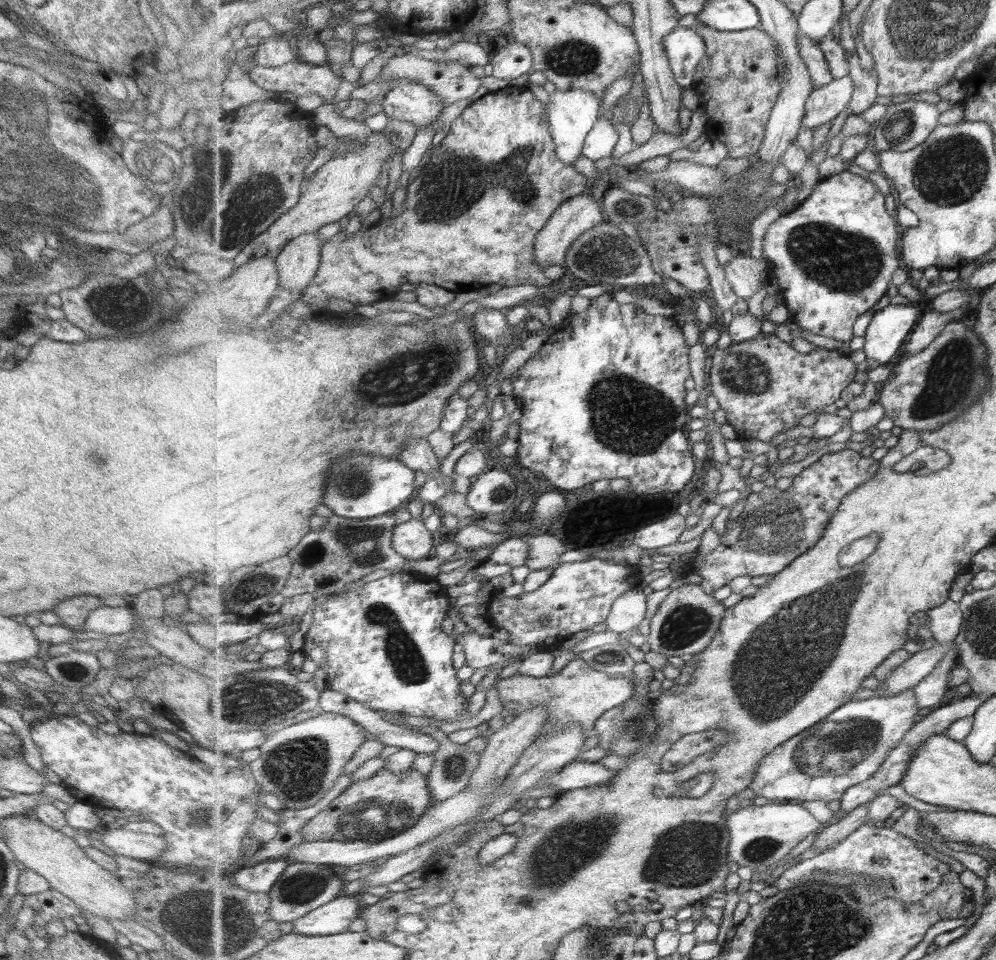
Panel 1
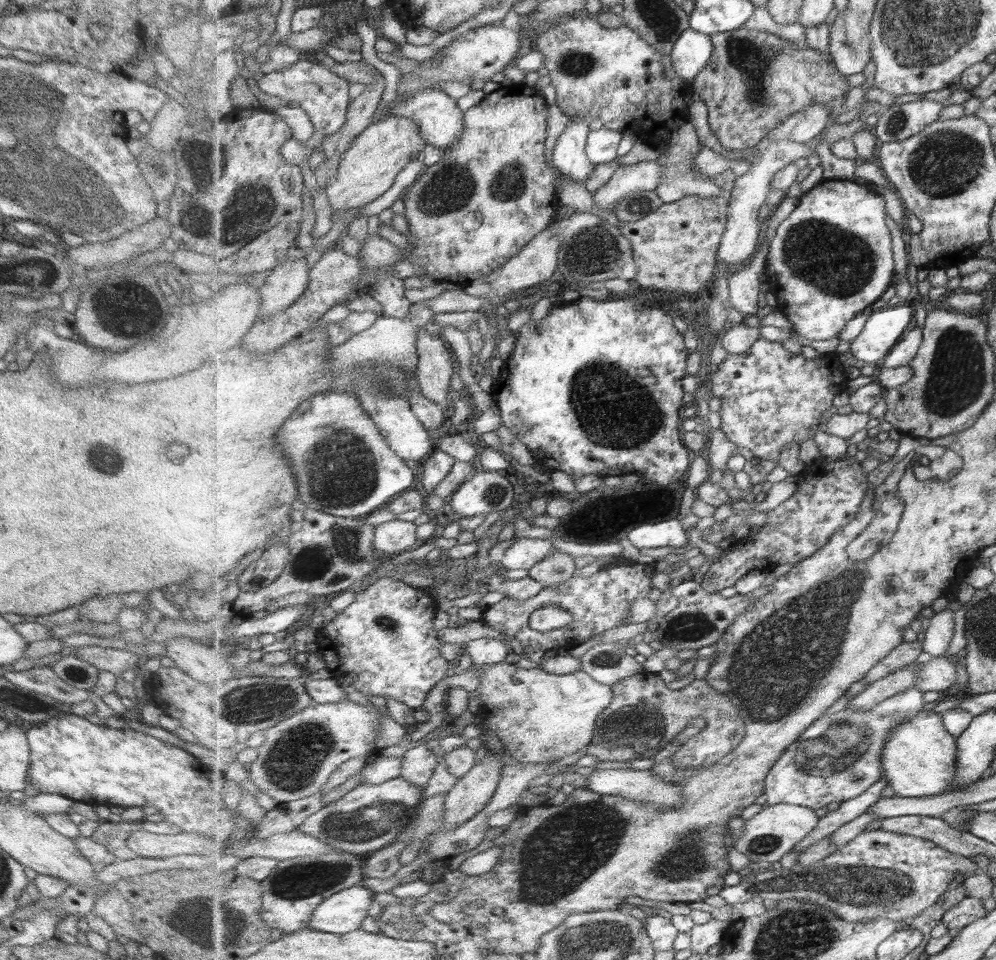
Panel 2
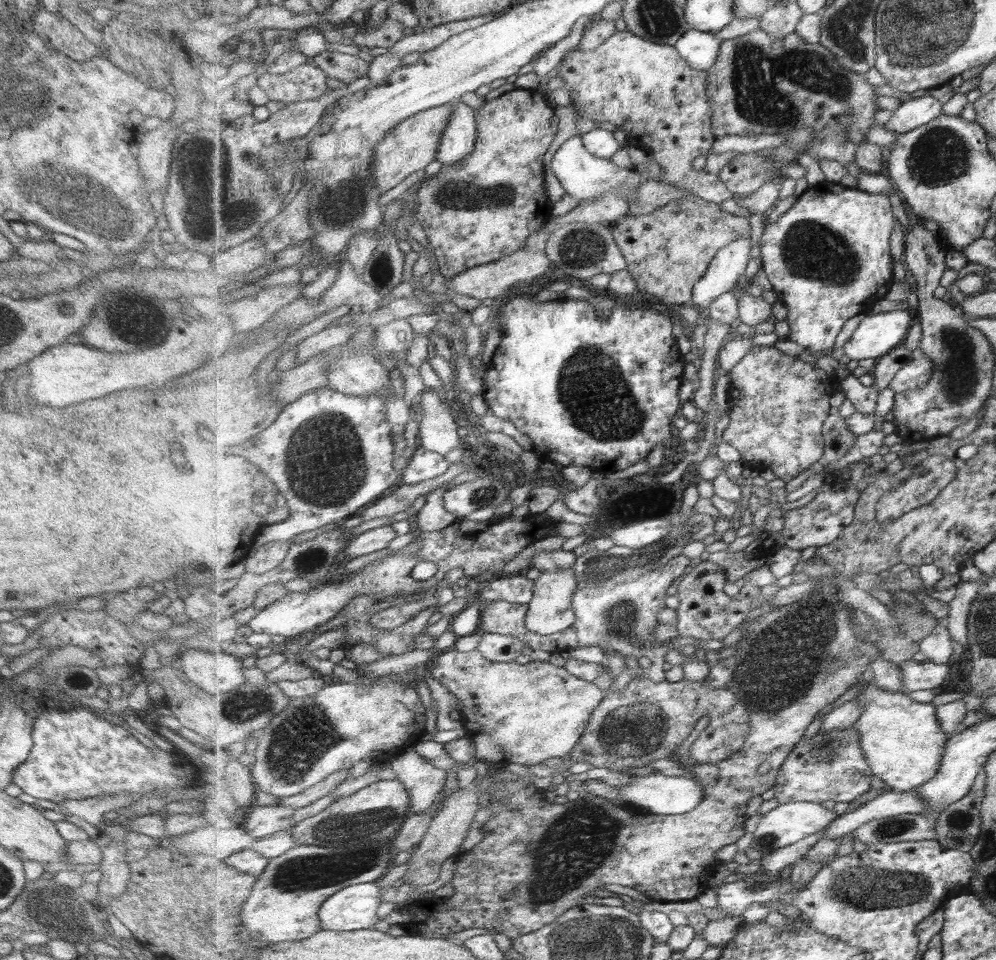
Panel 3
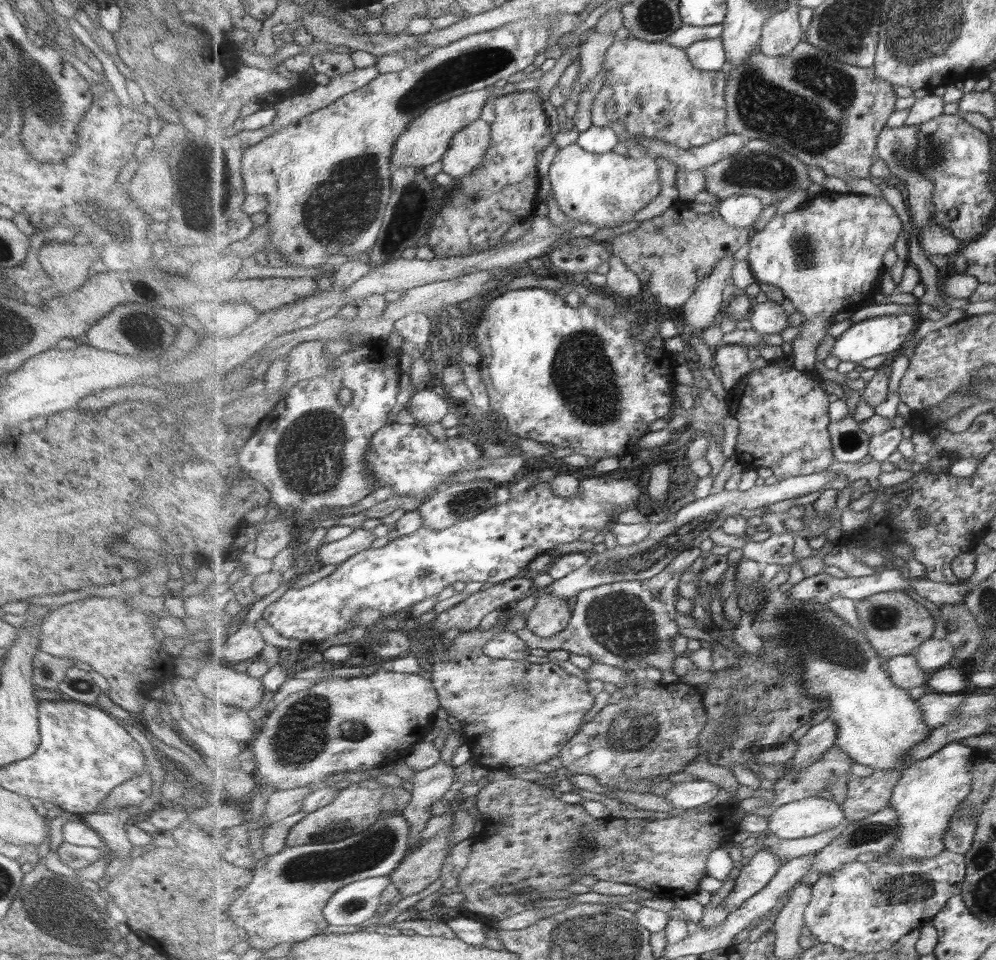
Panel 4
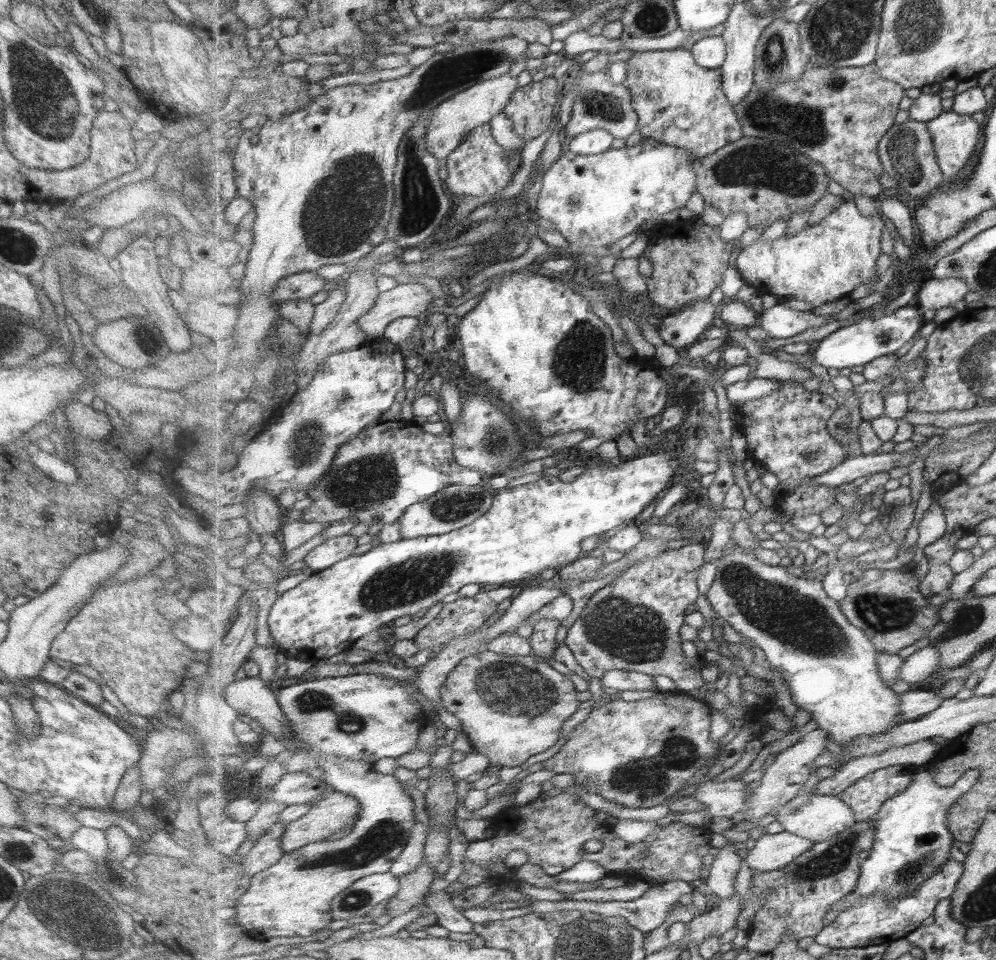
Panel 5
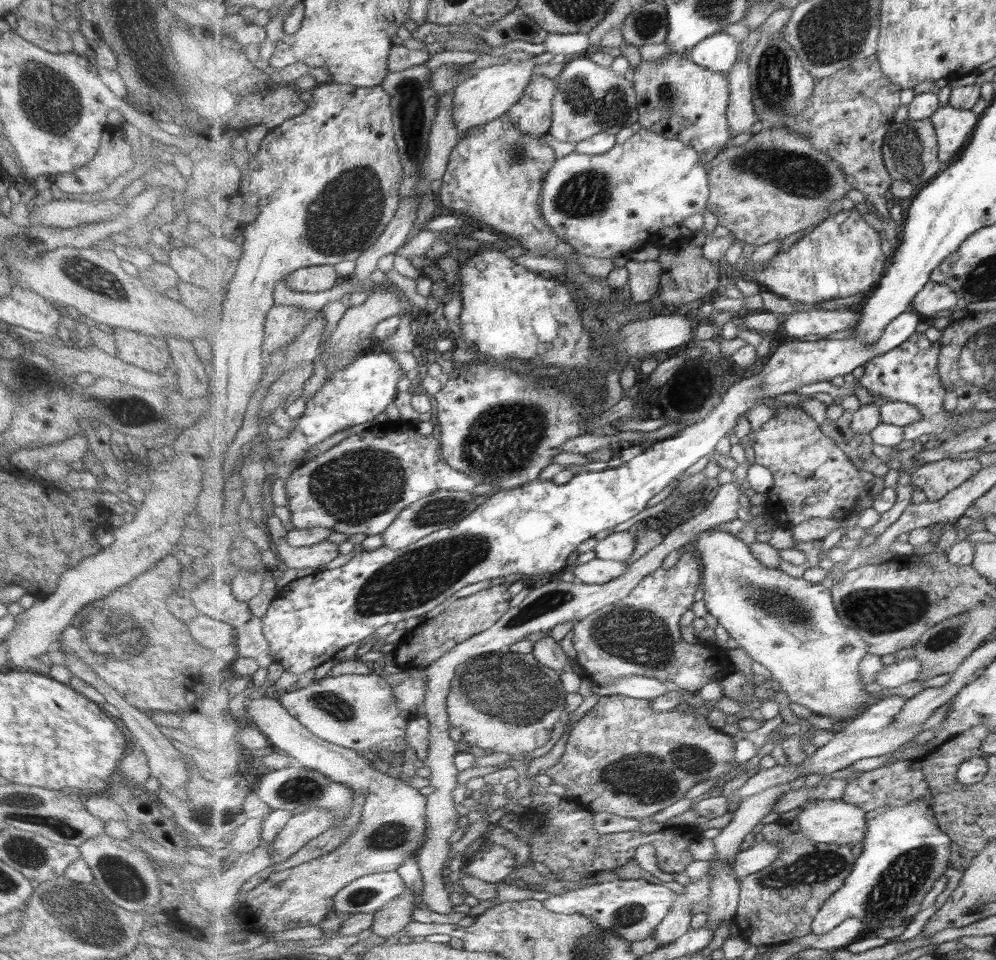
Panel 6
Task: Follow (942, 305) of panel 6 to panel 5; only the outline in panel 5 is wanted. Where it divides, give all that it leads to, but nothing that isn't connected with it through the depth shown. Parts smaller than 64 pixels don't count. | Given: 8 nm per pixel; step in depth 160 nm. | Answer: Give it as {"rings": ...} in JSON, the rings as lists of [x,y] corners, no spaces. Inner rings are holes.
{"rings":[[[932,277],[921,281],[918,285],[918,305],[923,310],[955,307],[960,300],[963,300],[969,294],[969,291],[966,279],[937,279]]]}

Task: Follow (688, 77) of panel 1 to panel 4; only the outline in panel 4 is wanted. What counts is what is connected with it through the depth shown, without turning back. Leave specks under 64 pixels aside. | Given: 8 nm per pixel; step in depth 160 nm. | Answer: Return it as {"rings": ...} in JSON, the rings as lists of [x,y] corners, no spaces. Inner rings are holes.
{"rings":[[[722,37],[694,42],[686,48],[686,51],[697,68],[706,71],[721,71],[727,67],[728,54]]]}

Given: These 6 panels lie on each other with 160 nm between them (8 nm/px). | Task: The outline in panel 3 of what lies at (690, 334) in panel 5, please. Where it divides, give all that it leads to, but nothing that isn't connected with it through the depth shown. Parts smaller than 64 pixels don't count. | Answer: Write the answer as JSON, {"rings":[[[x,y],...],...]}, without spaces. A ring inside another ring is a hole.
{"rings":[[[740,238],[722,248],[694,288],[692,300],[694,308],[709,309],[722,294],[742,288],[749,260],[751,260],[749,238]]]}

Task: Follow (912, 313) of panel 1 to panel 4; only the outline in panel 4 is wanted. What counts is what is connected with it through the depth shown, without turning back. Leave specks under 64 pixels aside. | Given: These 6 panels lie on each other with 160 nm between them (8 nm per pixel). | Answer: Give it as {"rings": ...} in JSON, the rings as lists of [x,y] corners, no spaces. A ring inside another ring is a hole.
{"rings":[[[897,314],[896,316],[879,316],[852,324],[849,329],[836,338],[831,353],[840,362],[860,363],[873,356],[886,355],[893,358],[906,347],[918,328],[915,316]]]}

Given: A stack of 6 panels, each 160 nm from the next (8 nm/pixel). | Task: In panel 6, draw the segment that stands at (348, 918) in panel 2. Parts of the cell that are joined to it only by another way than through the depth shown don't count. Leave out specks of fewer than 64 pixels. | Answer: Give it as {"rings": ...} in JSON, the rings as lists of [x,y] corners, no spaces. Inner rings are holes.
{"rings":[[[398,871],[363,876],[334,896],[335,913],[365,912],[374,915],[407,889],[403,875]]]}

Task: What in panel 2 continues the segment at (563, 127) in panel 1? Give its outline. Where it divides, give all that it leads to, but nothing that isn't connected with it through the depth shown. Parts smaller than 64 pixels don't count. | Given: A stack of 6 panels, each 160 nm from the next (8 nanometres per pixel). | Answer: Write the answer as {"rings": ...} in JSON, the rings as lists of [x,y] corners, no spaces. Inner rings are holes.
{"rings":[[[571,117],[552,152],[554,166],[564,176],[582,184],[595,170],[586,151],[589,135],[589,122],[581,121],[581,117]]]}

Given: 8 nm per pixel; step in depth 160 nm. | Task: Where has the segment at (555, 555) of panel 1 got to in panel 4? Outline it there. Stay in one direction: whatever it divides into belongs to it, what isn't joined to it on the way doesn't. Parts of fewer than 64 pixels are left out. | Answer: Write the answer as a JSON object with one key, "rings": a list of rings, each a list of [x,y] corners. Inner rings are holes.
{"rings":[[[545,586],[539,591],[539,597],[537,597],[537,606],[526,617],[527,626],[537,633],[541,638],[549,638],[559,634],[559,631],[568,628],[570,620],[572,619],[573,609],[567,606],[567,599],[561,599],[549,593],[548,586]]]}

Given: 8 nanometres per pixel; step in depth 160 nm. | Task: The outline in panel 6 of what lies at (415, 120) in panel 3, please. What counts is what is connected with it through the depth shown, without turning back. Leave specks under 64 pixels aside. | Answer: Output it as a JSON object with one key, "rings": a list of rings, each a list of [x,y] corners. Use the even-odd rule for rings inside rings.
{"rings":[[[535,56],[520,62],[507,61],[479,69],[471,78],[457,85],[454,90],[453,122],[460,132],[460,140],[462,134],[470,128],[494,122],[507,115],[510,108],[523,98],[525,89],[534,77],[535,66]]]}

